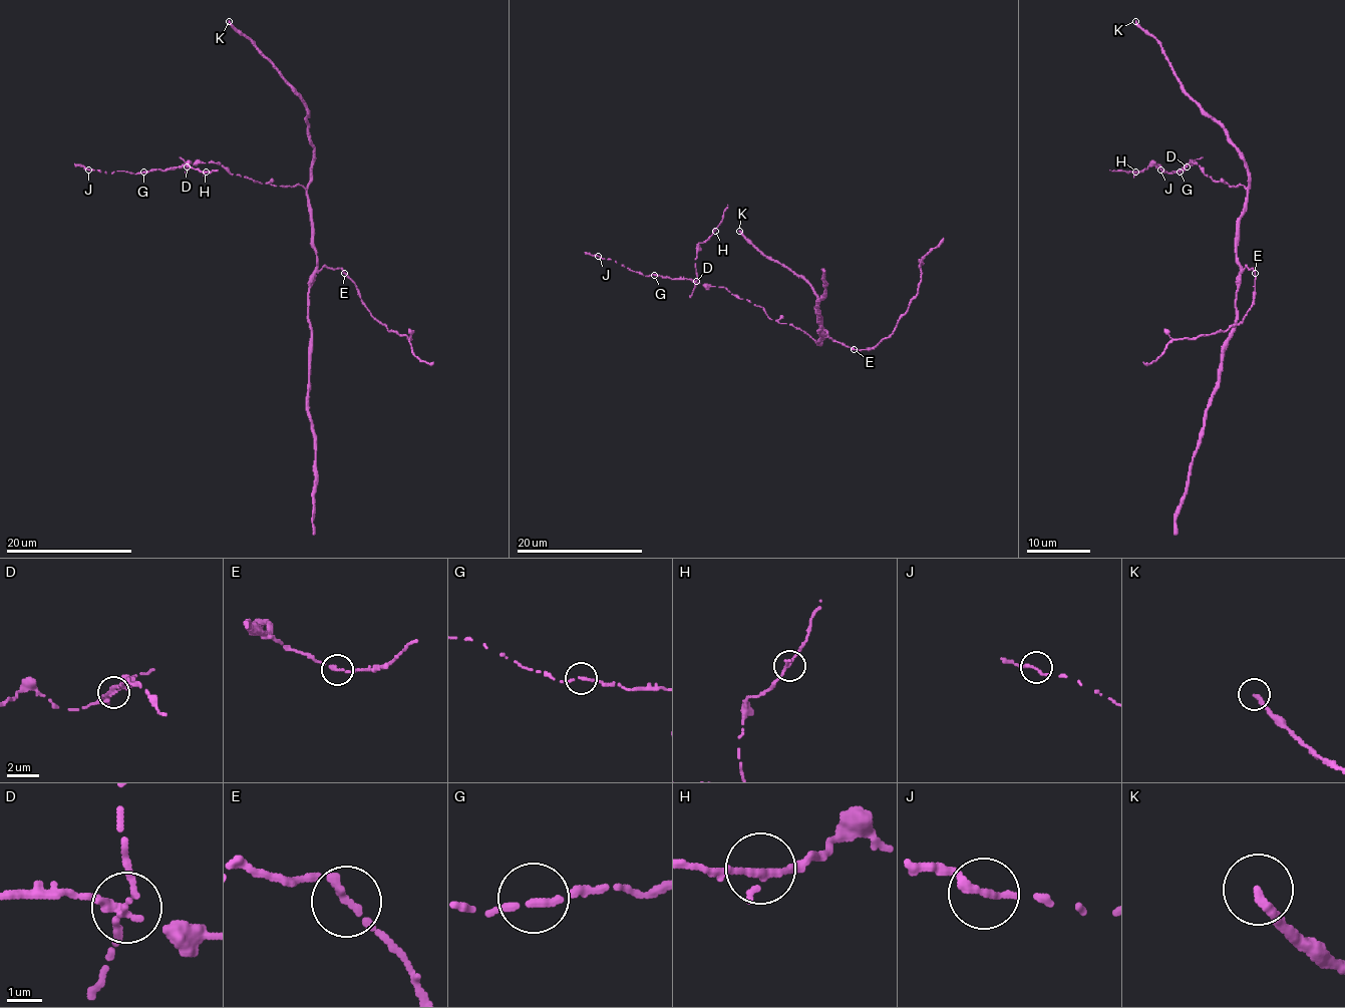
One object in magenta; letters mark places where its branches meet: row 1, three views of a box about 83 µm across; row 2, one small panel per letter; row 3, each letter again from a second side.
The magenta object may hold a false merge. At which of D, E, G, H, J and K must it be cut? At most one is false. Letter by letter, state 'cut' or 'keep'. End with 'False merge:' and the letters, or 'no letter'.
D: keep
E: cut
G: keep
H: keep
J: keep
K: keep
False merge: E

